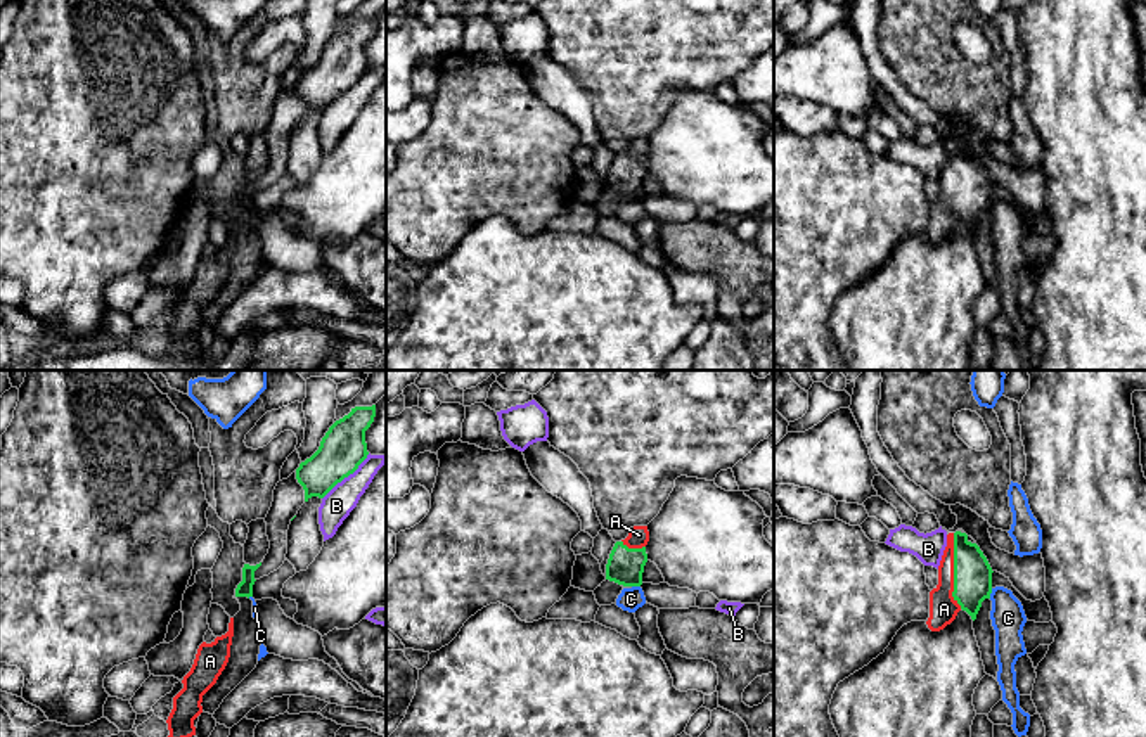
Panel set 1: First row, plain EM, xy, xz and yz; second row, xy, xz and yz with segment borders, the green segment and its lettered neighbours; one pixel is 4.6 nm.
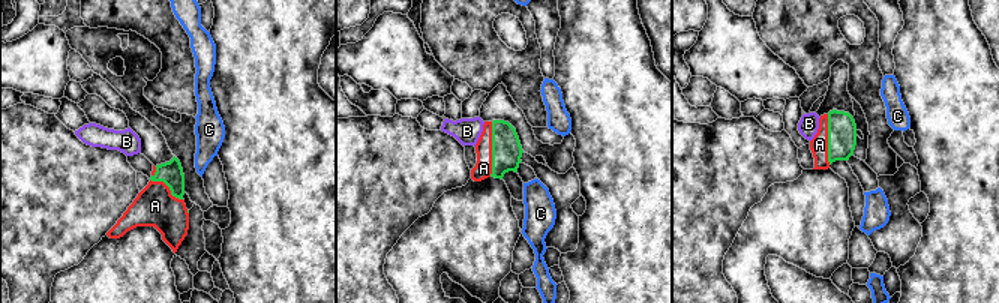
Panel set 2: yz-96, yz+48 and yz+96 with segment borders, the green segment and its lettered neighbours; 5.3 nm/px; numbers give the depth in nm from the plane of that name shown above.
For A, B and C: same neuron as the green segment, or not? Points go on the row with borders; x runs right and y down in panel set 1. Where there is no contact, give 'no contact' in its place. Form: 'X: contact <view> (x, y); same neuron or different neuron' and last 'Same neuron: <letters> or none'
A: contact yz (954, 571); same neuron
B: contact xy (347, 476); different neuron
C: contact yz (991, 592); different neuron
Same neuron: A

